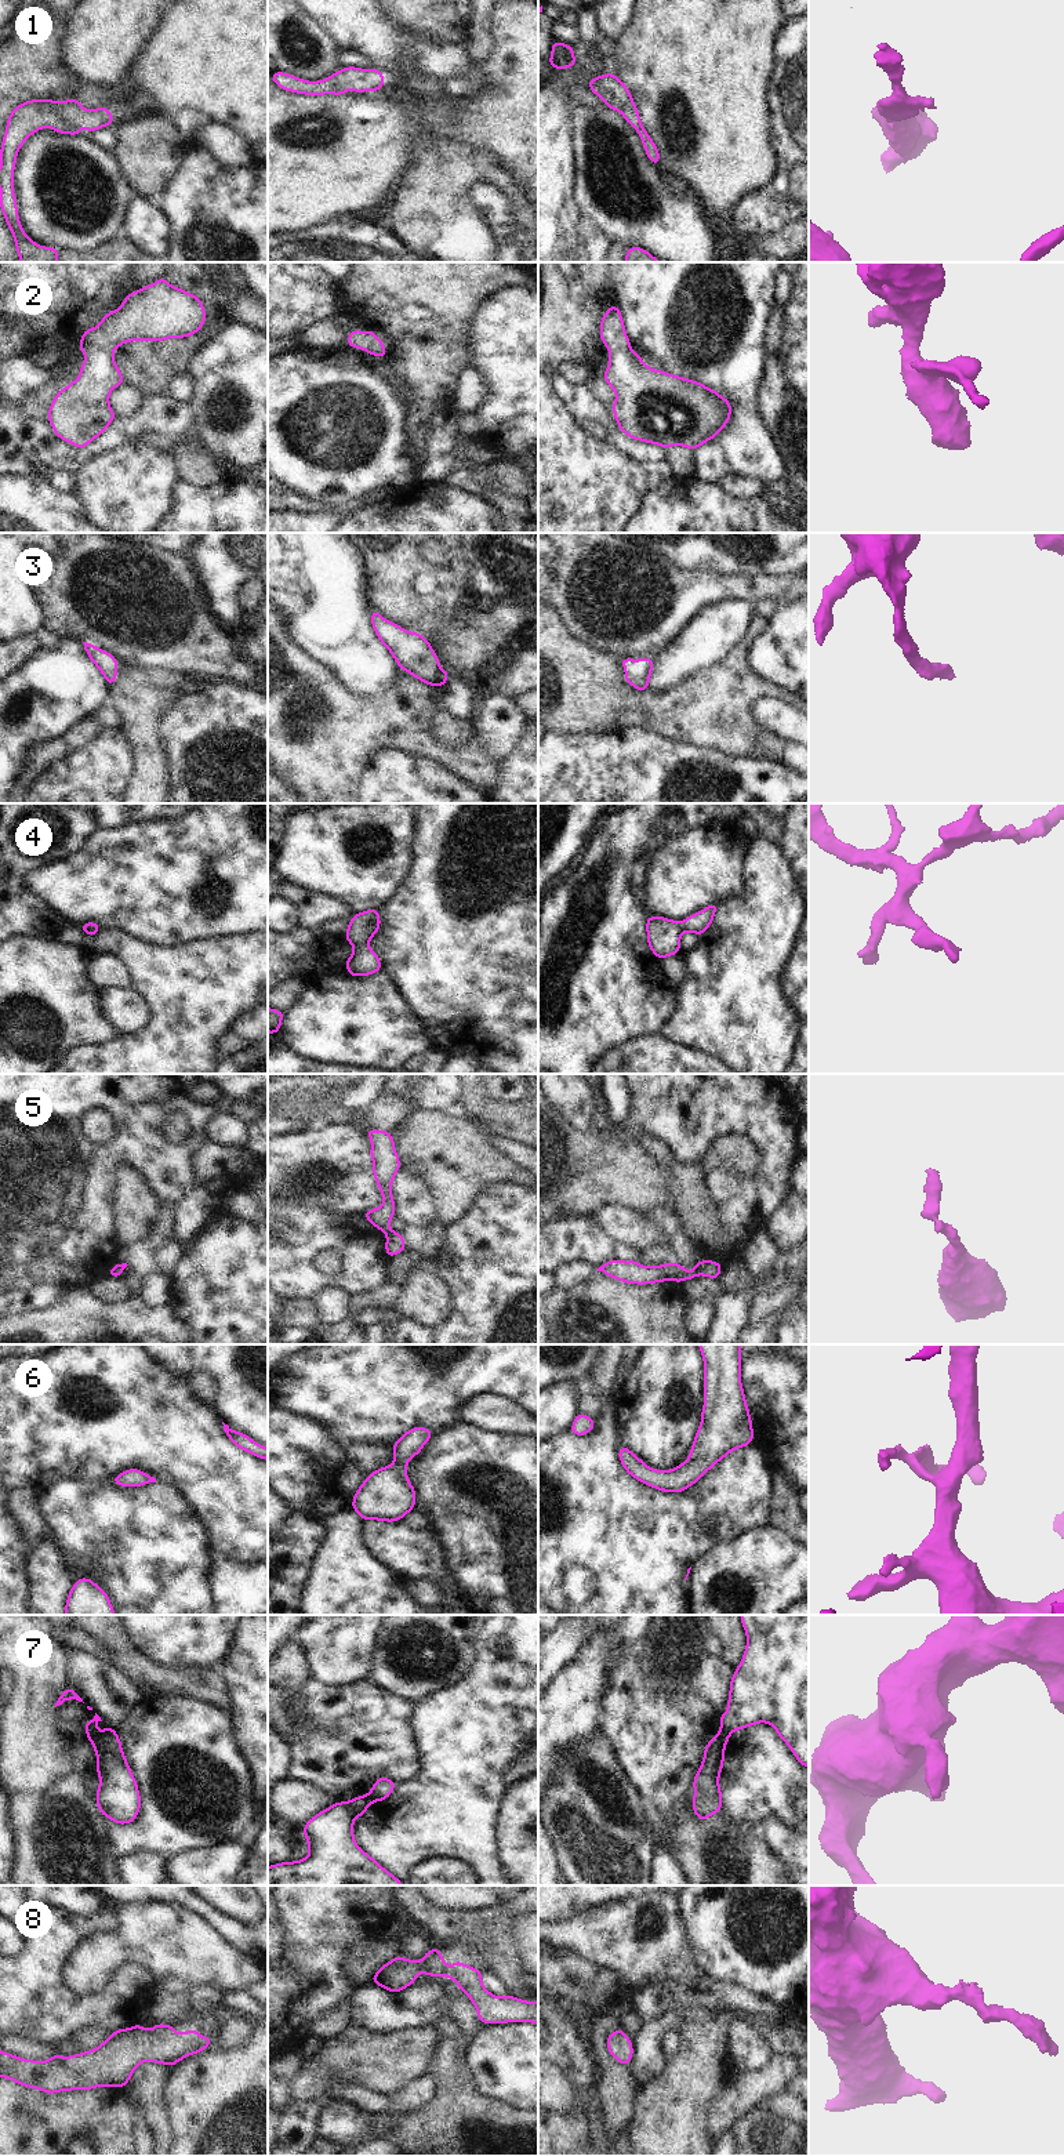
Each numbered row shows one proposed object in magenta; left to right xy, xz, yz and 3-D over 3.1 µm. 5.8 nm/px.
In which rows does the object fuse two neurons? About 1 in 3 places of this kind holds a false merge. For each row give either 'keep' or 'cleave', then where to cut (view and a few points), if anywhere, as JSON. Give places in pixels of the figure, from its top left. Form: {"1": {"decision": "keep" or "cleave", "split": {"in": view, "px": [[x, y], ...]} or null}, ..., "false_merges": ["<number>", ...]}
{"1": {"decision": "keep", "split": null}, "2": {"decision": "keep", "split": null}, "3": {"decision": "keep", "split": null}, "4": {"decision": "keep", "split": null}, "5": {"decision": "cleave", "split": {"in": "yz", "px": [[694, 1267], [698, 1273]]}}, "6": {"decision": "keep", "split": null}, "7": {"decision": "cleave", "split": {"in": "xy", "px": [[100, 1734], [93, 1743]]}}, "8": {"decision": "keep", "split": null}, "false_merges": ["5", "7"]}

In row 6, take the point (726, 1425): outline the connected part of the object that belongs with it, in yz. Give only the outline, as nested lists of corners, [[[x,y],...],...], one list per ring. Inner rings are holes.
[[[698,1344],[704,1360],[704,1407],[689,1458],[679,1466],[662,1471],[650,1469],[631,1449],[620,1447],[618,1458],[628,1474],[664,1492],[683,1492],[731,1451],[753,1441],[752,1420],[741,1384],[741,1344]]]

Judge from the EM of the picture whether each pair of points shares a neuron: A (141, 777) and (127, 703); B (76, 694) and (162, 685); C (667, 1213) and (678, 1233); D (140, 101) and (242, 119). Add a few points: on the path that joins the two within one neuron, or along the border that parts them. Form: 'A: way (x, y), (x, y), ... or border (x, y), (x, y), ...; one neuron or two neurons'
A: way (141, 759), (138, 721); one neuron
B: border (109, 686), (106, 696); two neurons
C: way (667, 1218), (667, 1222), (674, 1229); one neuron
D: border (115, 102), (138, 90), (148, 100), (149, 108); two neurons

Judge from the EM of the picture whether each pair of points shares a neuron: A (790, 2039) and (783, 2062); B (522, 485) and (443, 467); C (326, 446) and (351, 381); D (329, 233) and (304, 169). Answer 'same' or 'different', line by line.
A: different
B: different
C: same
D: different

